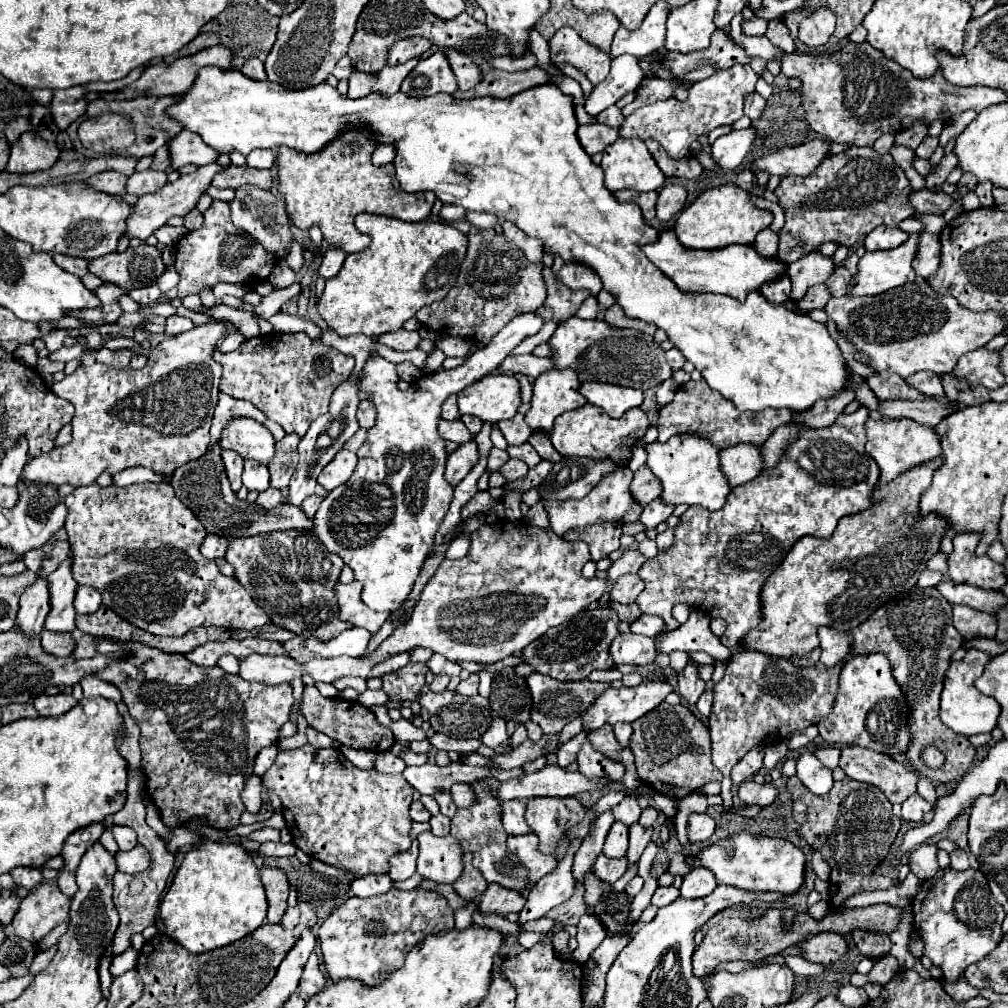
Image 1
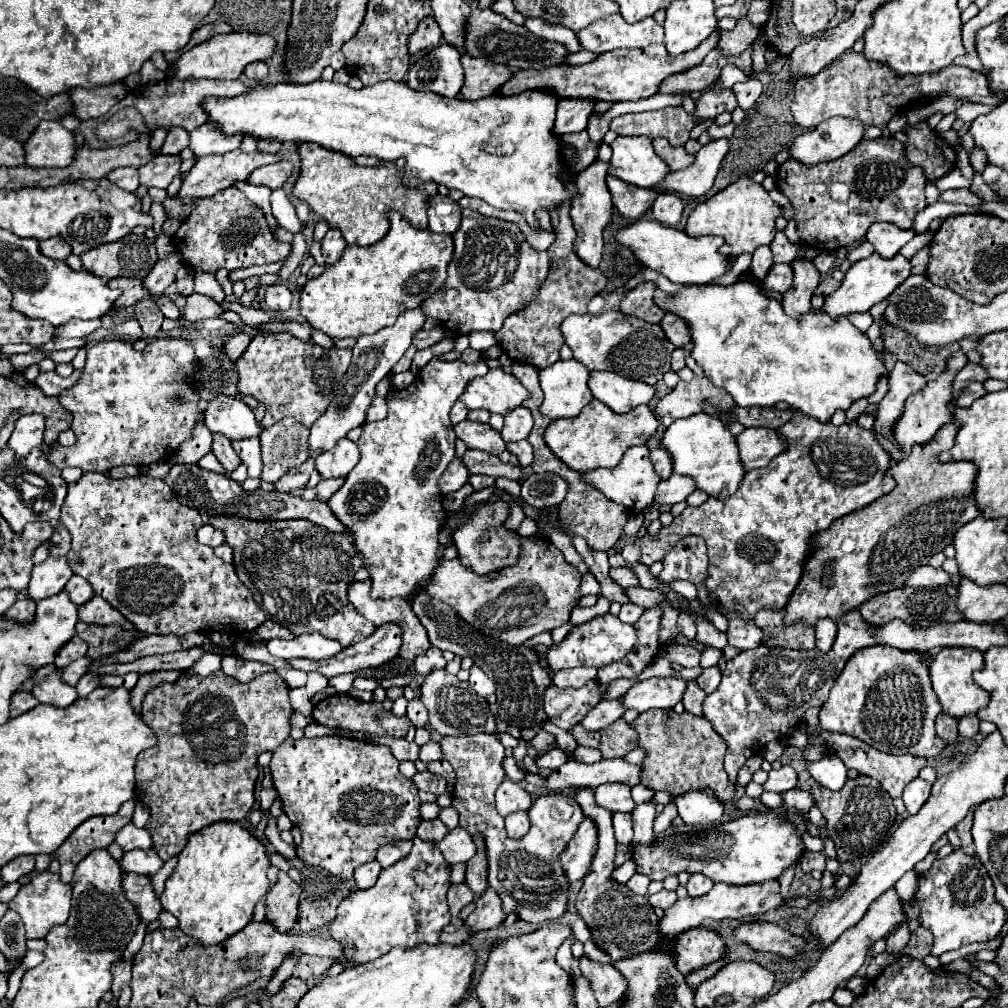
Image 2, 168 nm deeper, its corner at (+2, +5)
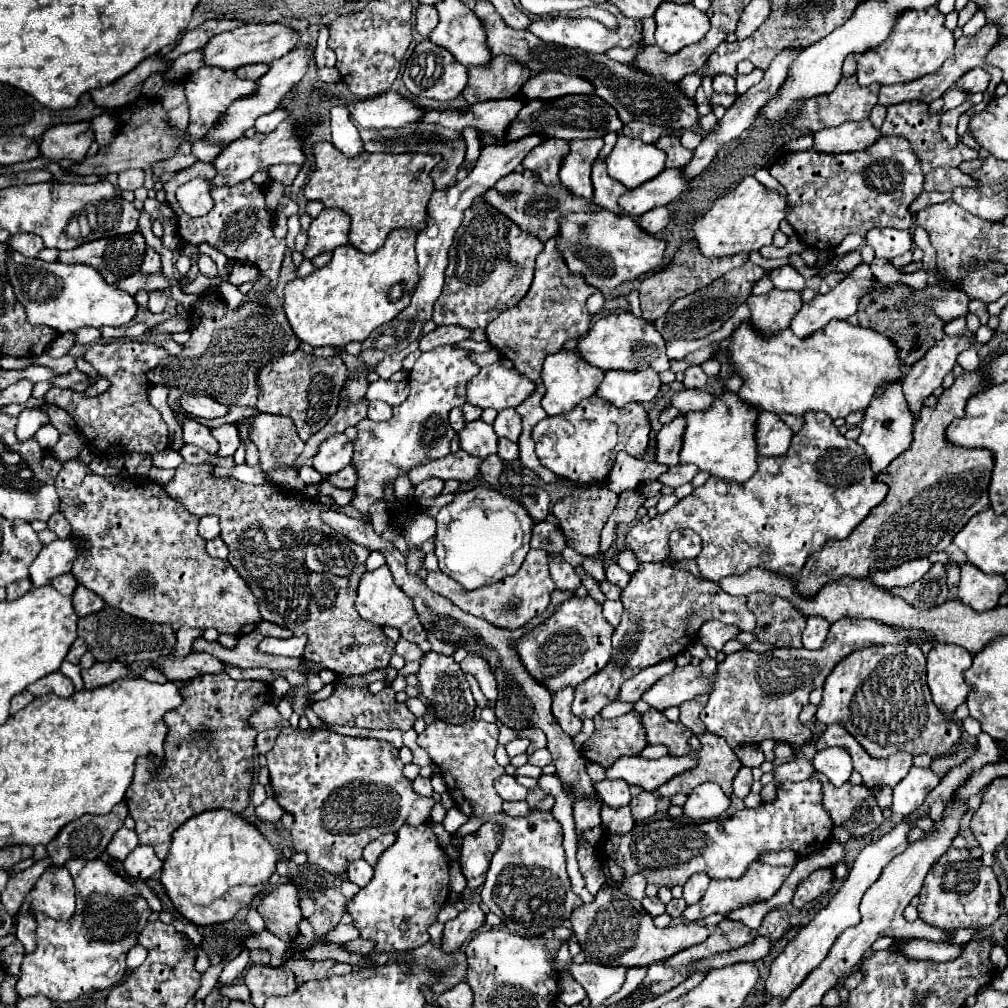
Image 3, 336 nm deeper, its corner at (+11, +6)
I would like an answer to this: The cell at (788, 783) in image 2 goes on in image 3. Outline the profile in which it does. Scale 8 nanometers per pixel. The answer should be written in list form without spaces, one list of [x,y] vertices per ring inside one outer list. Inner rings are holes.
[[[797,757],[797,759],[791,759],[791,761],[785,761],[781,765],[775,767],[775,783],[781,785],[783,781],[791,779],[791,781],[807,781],[815,775],[815,767],[811,763],[811,759],[805,759],[805,757]]]

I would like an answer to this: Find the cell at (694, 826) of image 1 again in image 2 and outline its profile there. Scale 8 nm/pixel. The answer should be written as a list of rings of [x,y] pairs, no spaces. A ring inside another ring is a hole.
[[[686,792],[682,796],[676,796],[676,806],[680,818],[690,826],[710,826],[714,824],[722,812],[722,802],[702,794],[702,792]]]

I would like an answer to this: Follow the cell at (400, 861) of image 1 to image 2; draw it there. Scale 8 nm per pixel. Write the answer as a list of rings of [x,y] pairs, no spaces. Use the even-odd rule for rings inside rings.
[[[400,840],[400,842],[394,842],[394,844],[386,844],[384,848],[378,850],[376,854],[376,860],[380,862],[382,868],[388,868],[400,860],[404,860],[412,850],[412,840]]]

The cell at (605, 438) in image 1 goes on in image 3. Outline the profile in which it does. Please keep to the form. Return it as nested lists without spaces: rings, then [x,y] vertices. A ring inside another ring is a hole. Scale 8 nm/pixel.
[[[593,395],[583,399],[571,413],[553,415],[539,421],[531,437],[535,441],[535,453],[543,467],[553,473],[573,479],[575,483],[605,483],[609,467],[613,467],[615,453],[625,451],[633,457],[643,457],[649,449],[649,417],[641,403],[629,403],[625,407],[613,407],[609,401]]]

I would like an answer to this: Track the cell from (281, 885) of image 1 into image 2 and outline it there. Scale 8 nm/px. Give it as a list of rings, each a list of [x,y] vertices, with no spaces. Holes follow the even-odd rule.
[[[278,872],[276,884],[266,894],[266,918],[280,930],[288,932],[296,922],[300,886],[286,872]]]

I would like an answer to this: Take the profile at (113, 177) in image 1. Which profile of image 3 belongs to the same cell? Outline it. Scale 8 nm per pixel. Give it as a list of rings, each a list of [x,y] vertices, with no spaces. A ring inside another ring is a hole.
[[[129,169],[119,173],[119,187],[127,189],[127,191],[135,191],[139,187],[143,187],[145,183],[145,173],[141,169]]]

